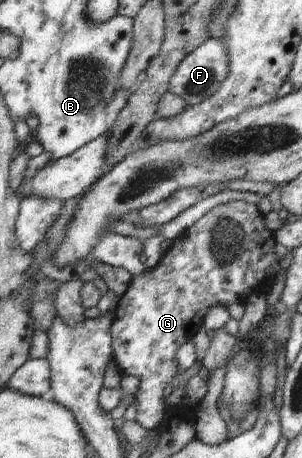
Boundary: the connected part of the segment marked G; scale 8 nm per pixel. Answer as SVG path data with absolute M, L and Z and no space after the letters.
M230 201L210 209L173 241L154 268L131 279L125 294L119 297L110 329L112 360L117 369L123 376L133 376L140 381L134 395L138 409L136 422L146 430L162 428L168 411L163 398L164 390L181 370L176 365L176 353L180 345L193 338L203 326L206 313L214 305L228 307L238 299L246 301L258 289L267 293L272 285L268 284L272 275L278 276L282 271L276 256L274 234L268 231L257 205L246 201Z

